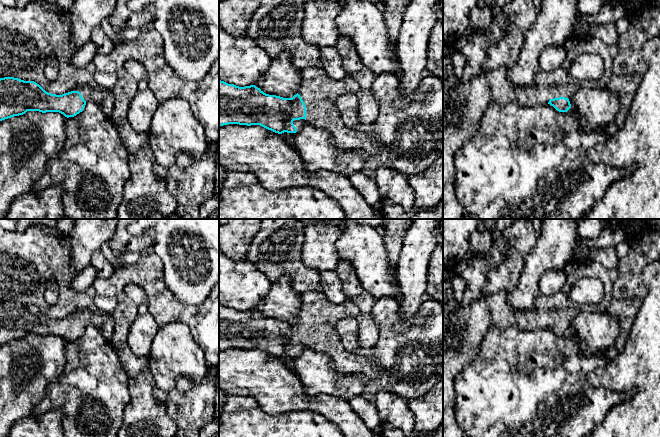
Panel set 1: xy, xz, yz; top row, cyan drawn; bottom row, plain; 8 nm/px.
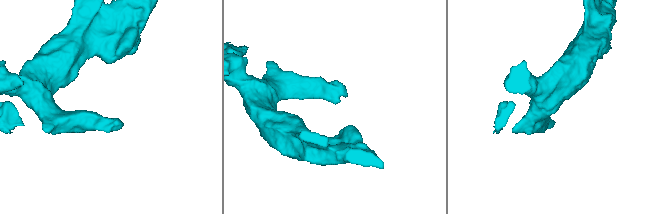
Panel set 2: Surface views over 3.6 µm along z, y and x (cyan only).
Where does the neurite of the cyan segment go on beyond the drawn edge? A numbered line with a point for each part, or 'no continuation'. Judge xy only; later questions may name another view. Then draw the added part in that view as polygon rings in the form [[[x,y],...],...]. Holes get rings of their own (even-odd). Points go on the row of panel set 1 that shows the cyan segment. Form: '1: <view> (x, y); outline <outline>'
1: xy (103, 98); outline [[[85,87],[80,93],[86,102],[92,101],[96,103],[101,111],[110,117],[115,101],[114,94],[111,90],[100,89],[98,87]]]

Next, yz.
1: yz (536, 95); outline [[[541,86],[532,87],[516,87],[515,94],[517,100],[524,106],[532,107],[544,105],[550,99],[565,97],[570,99],[573,94],[574,88],[568,86],[566,88],[557,89],[553,87],[544,88]]]

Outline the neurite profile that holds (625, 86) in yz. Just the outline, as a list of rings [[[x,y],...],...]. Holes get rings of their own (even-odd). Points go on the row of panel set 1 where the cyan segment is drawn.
[[[614,74],[612,76],[607,88],[616,92],[620,102],[620,108],[616,114],[613,129],[624,125],[641,80],[642,75],[640,74]]]

